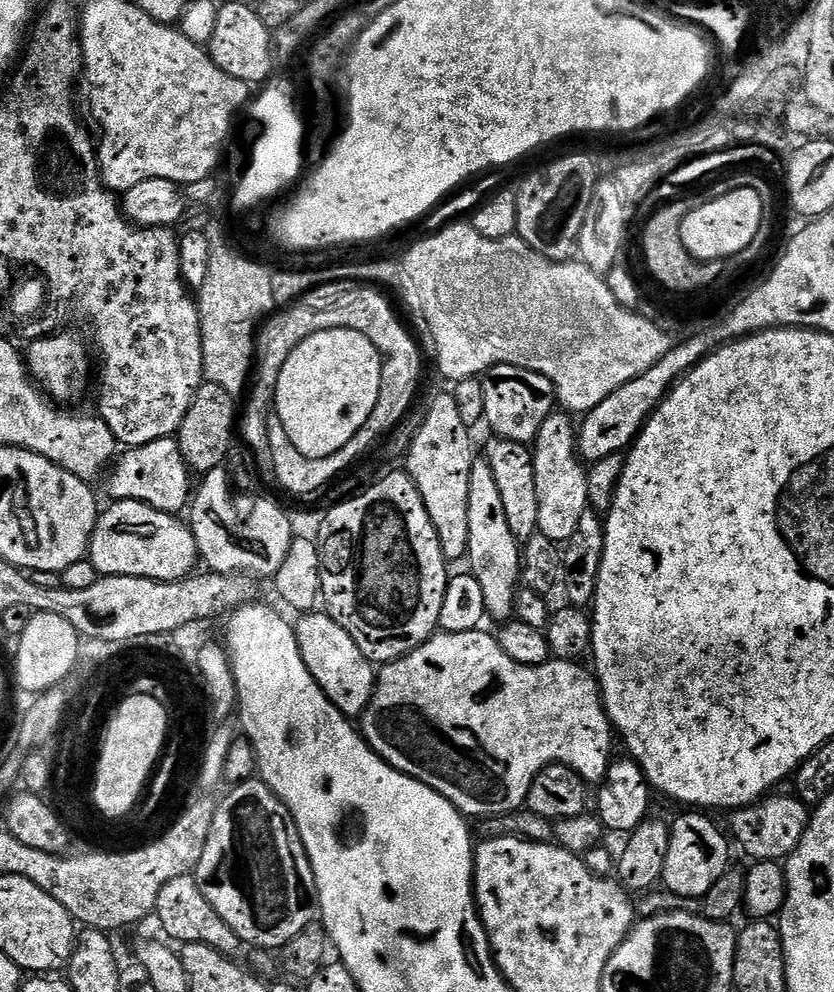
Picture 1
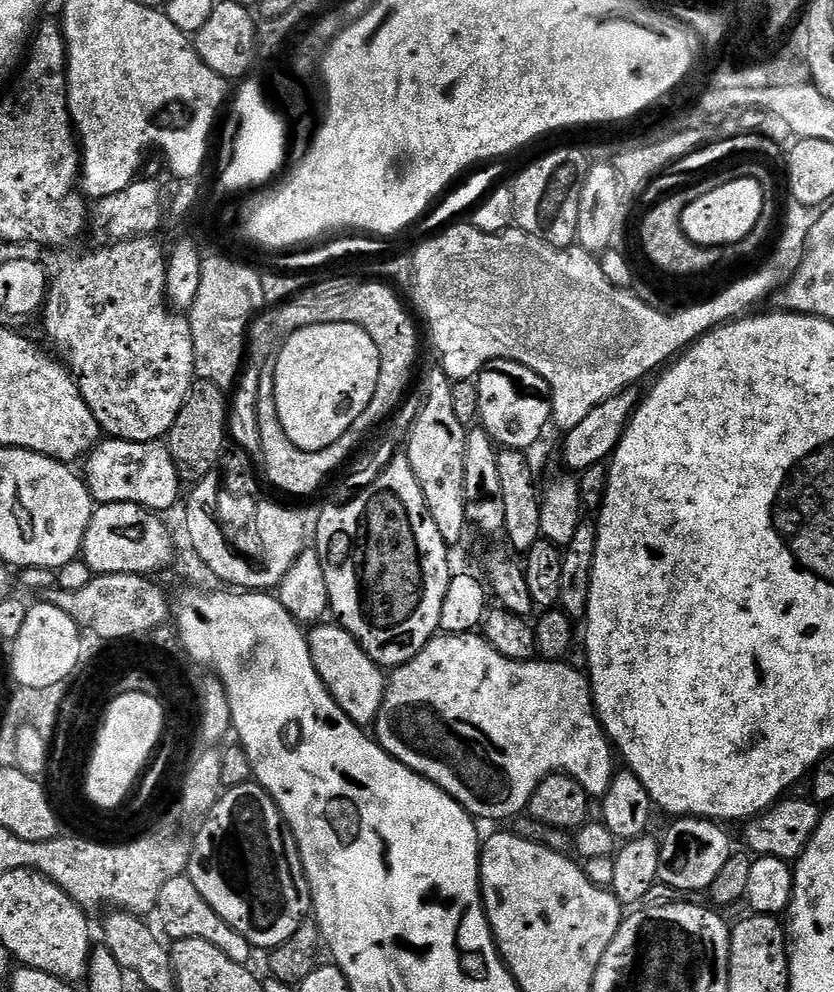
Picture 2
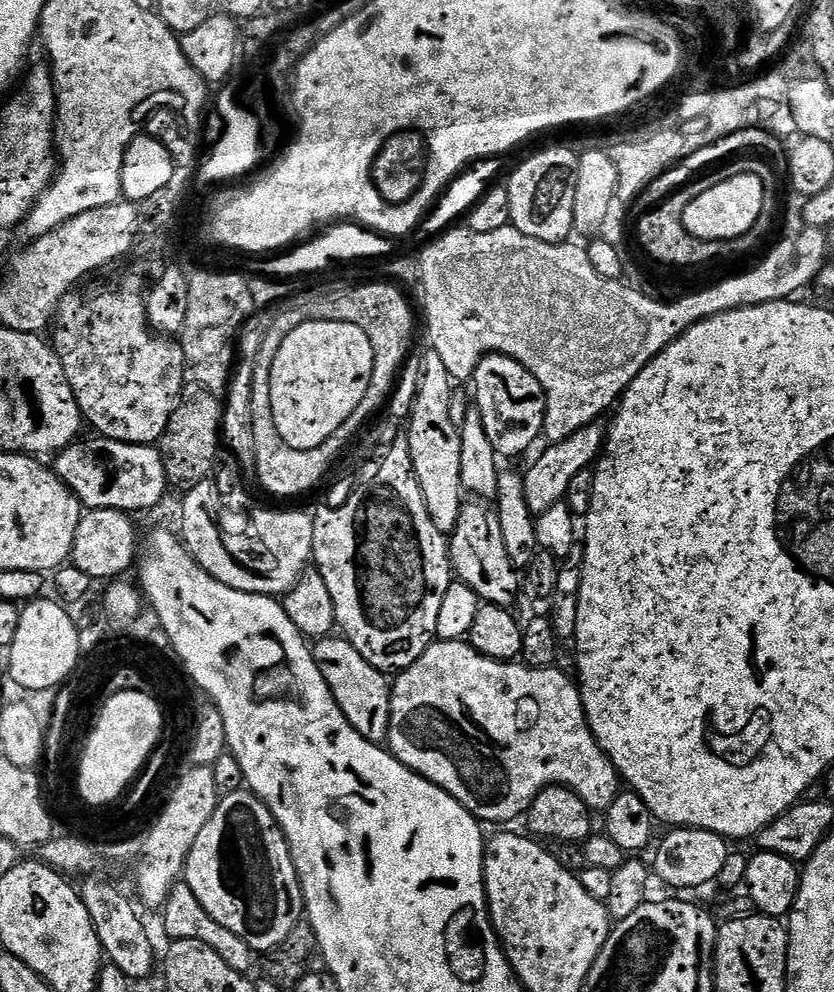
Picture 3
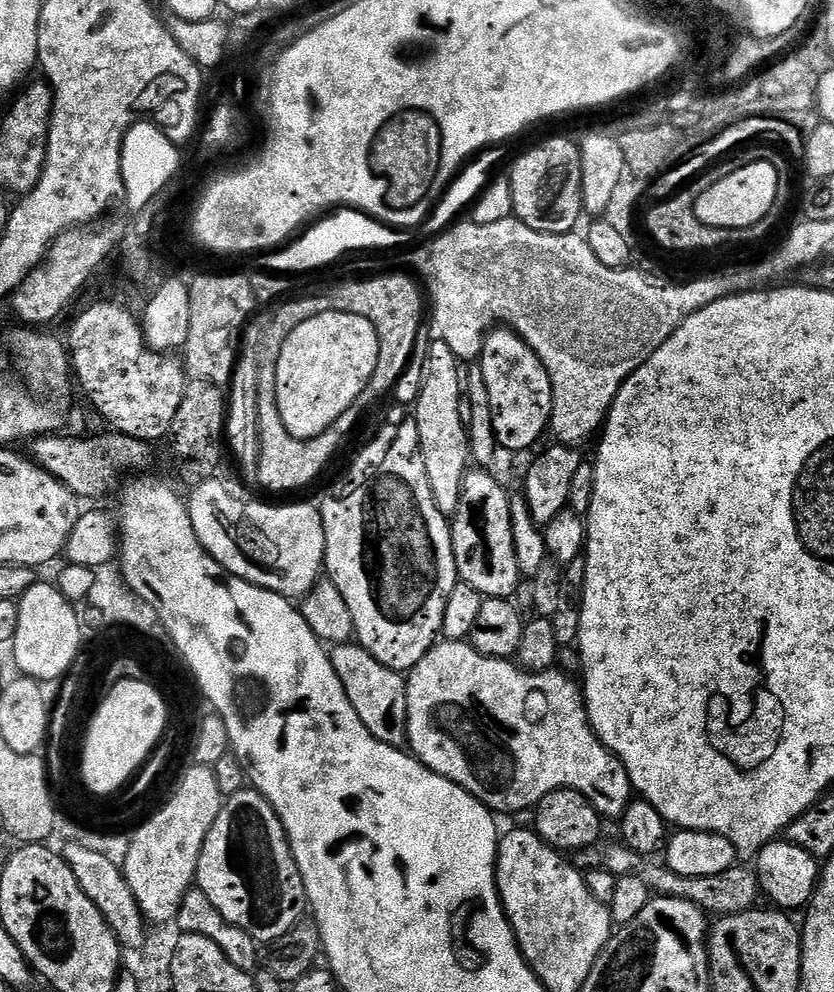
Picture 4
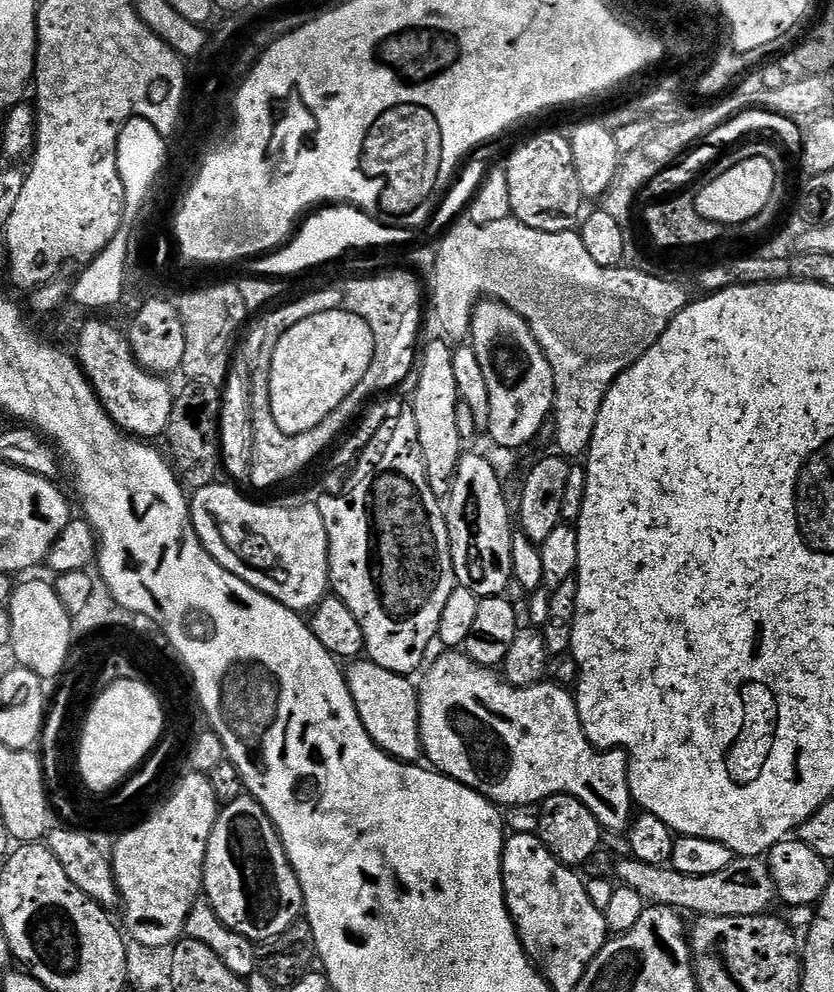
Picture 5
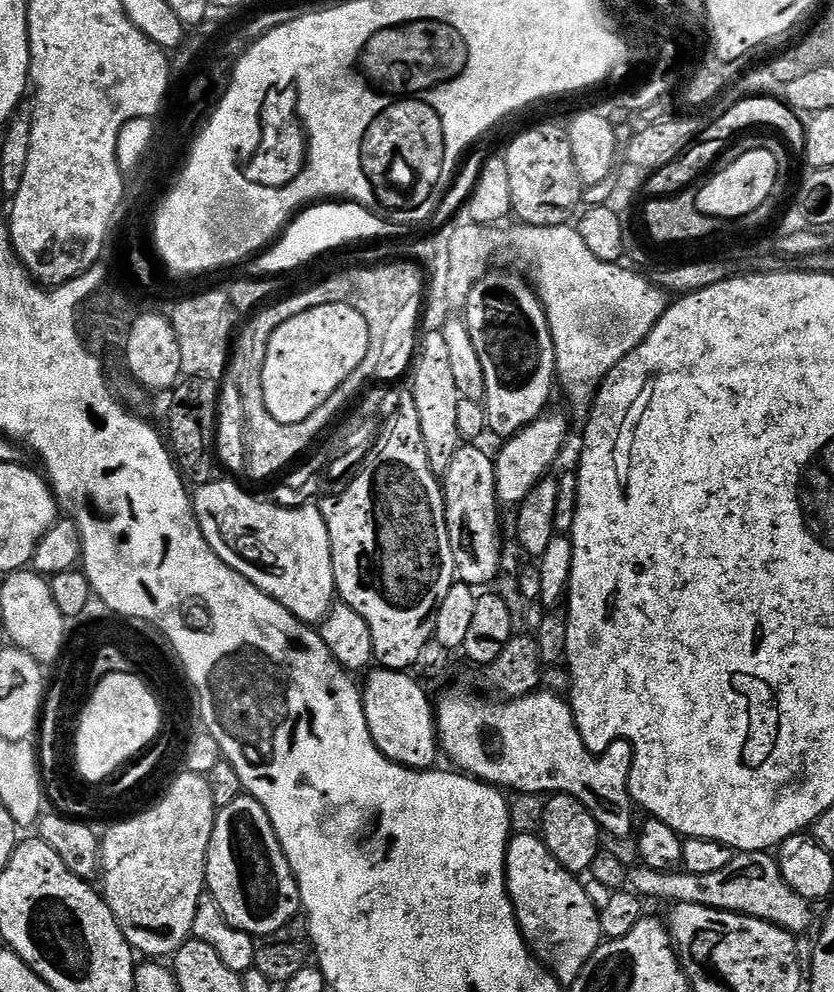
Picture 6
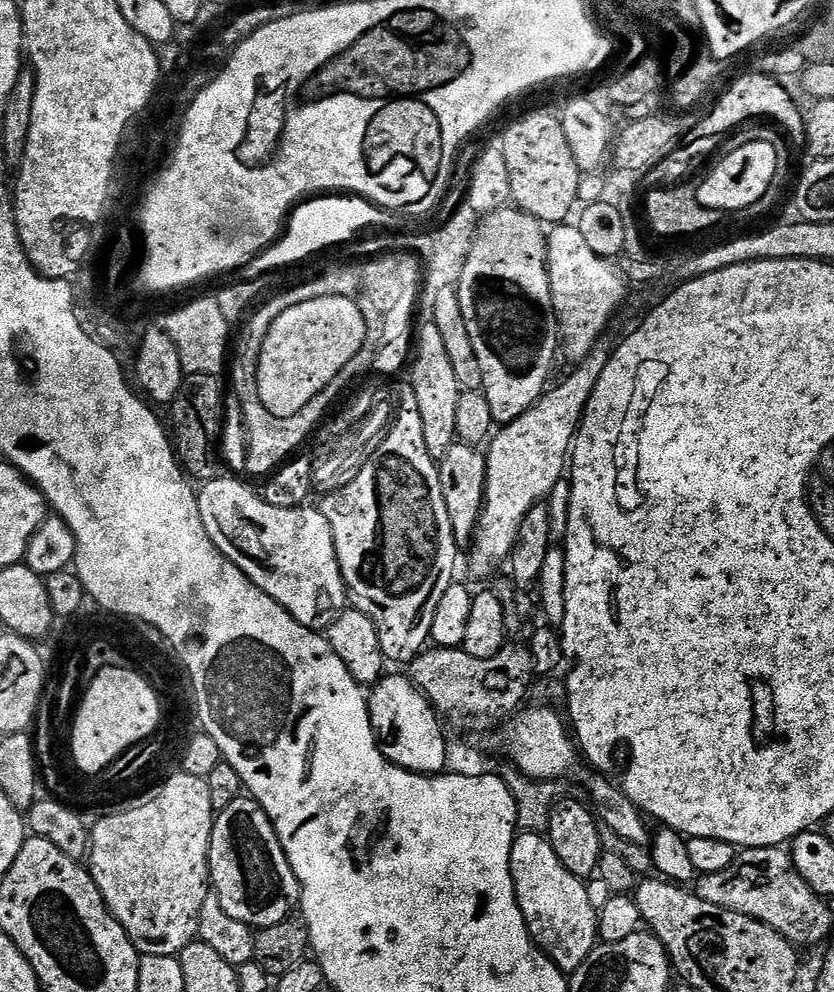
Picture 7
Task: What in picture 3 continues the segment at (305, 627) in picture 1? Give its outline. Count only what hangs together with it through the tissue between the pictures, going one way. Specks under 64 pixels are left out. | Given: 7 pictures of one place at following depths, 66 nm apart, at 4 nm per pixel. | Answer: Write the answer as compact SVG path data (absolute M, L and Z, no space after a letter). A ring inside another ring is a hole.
M333 634L317 639L314 644L314 655L340 709L360 734L373 744L383 745L388 738L392 714L392 684L385 673L375 668L356 647L343 635Z

